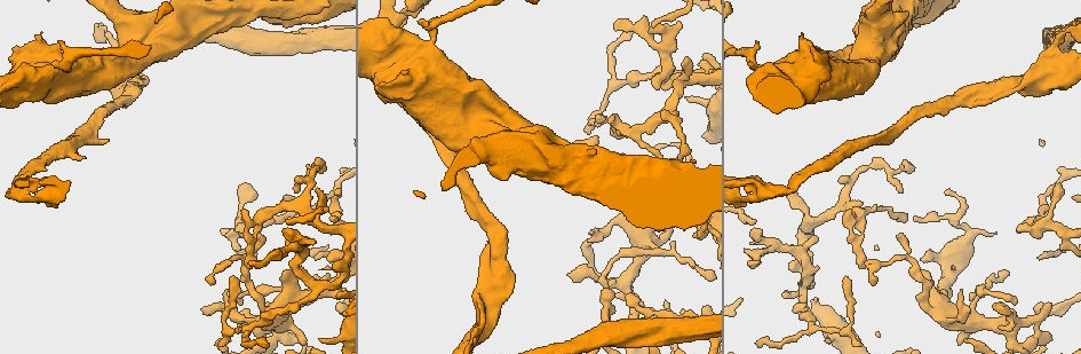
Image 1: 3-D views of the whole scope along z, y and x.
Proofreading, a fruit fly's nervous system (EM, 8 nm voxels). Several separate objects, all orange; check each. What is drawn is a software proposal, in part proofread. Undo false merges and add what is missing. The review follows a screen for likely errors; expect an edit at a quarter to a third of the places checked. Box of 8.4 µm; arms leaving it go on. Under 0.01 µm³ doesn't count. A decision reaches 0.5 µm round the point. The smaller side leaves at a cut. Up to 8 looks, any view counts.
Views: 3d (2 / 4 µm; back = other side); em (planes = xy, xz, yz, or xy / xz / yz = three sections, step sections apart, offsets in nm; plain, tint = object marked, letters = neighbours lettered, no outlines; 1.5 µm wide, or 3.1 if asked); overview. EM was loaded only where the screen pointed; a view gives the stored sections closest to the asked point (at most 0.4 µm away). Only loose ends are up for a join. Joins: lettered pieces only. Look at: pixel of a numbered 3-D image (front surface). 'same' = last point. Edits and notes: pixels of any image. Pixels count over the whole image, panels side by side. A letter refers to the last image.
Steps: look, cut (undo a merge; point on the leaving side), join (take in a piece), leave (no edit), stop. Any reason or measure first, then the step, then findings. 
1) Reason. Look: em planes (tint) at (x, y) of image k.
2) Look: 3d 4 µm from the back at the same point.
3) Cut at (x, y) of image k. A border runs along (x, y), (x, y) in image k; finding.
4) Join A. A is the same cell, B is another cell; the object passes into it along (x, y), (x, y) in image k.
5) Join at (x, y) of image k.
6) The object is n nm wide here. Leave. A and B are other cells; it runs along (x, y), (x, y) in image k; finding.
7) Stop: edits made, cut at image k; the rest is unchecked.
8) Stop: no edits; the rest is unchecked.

Look: 3d 2 µm at (947, 193) of image 1.

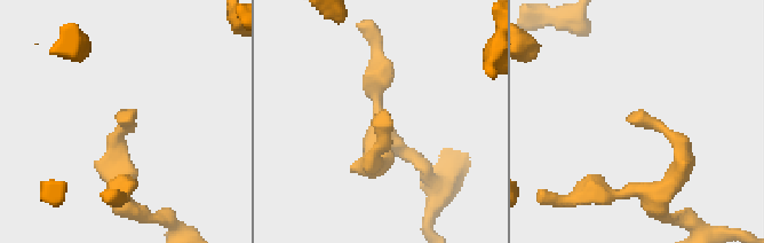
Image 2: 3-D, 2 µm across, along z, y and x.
Need the tissue. Look: em yz step 8 (letters) at (630, 122) of image 2.

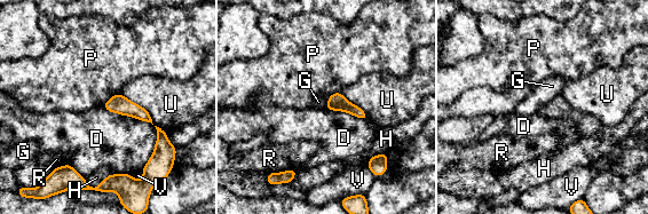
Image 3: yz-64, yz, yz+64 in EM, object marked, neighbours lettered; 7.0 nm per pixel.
The object is 120 nm wide here. Leave. D, G, H, P, R, U and V are other cells; none of them fits.

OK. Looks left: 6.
An open end. Look: em planes (tint) at (1056, 183) of image 1.

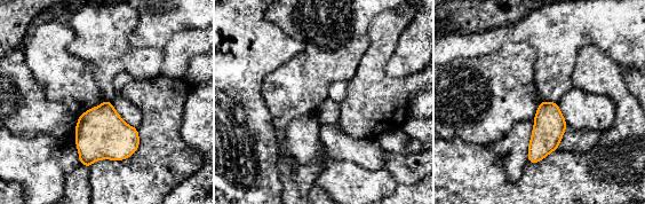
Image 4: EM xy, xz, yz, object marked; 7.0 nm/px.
Look: em planes (letters) at the same point.

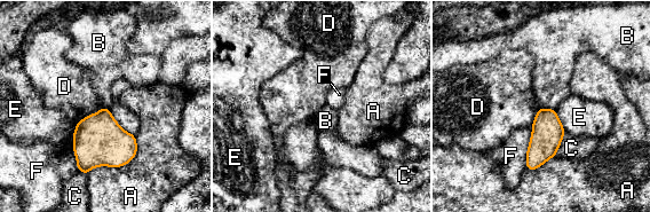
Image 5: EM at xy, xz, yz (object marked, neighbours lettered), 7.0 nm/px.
Leave. A, B, C, D, E and F are other cells; a border runs along (102, 107), (76, 125) in image 5; none of them fits.

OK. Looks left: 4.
Branch point. Look: 3d 4 µm at (762, 193) of image 1.

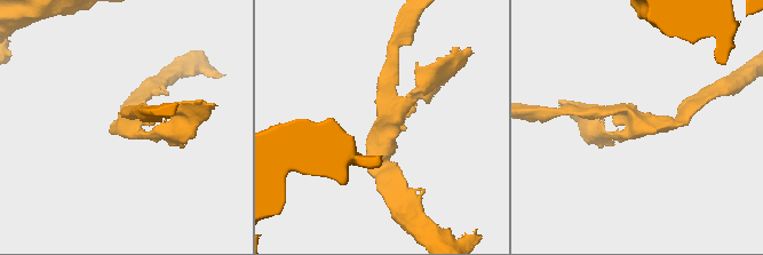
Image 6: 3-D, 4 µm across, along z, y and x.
Look: em planes (tint) at (641, 126) of image 6.

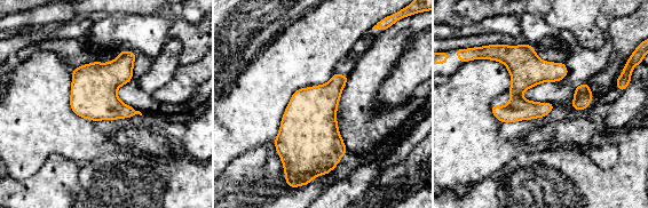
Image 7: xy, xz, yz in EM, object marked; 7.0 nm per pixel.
Look: em planes (letters) at the same point.

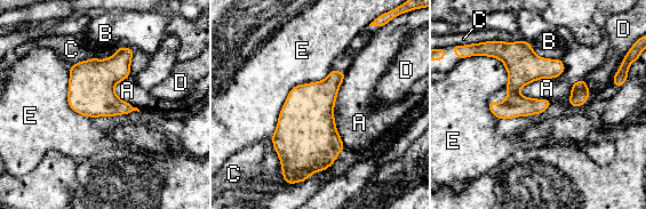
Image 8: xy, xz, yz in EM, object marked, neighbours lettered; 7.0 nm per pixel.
Leave. A, B, C, D and E are other cells; a border runs along (521, 39), (518, 41), (489, 41) in image 8; one cell here.

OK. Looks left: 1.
Stop: no edits; the rest is unchecked.

